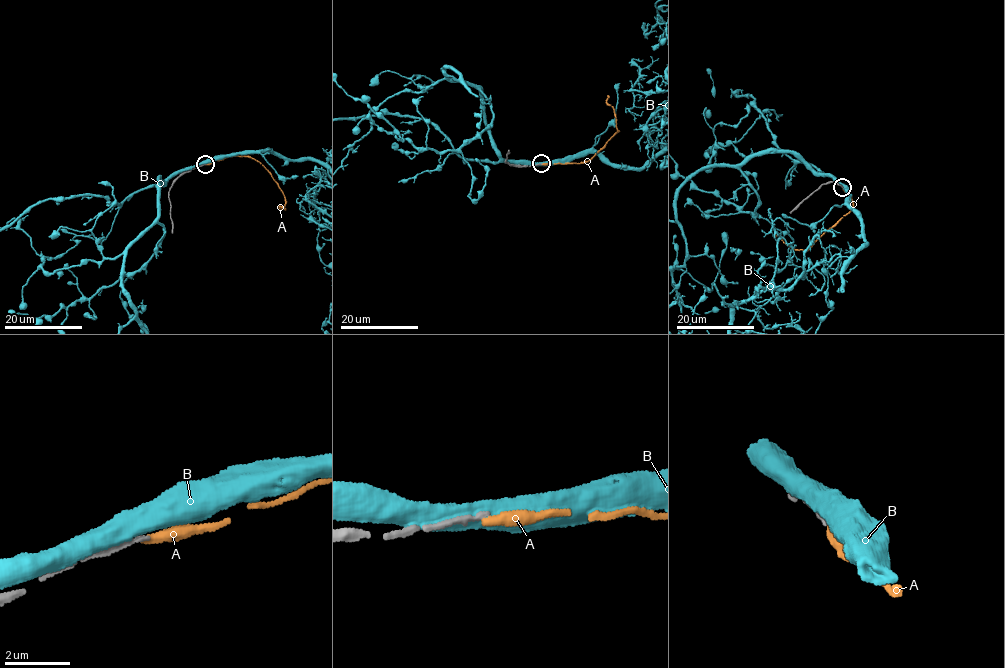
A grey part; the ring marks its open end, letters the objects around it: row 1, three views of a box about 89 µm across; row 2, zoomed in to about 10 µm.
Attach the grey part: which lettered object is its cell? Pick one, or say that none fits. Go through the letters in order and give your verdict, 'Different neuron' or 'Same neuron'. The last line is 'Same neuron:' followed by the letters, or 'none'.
A: Different neuron
B: Different neuron
Same neuron: none

